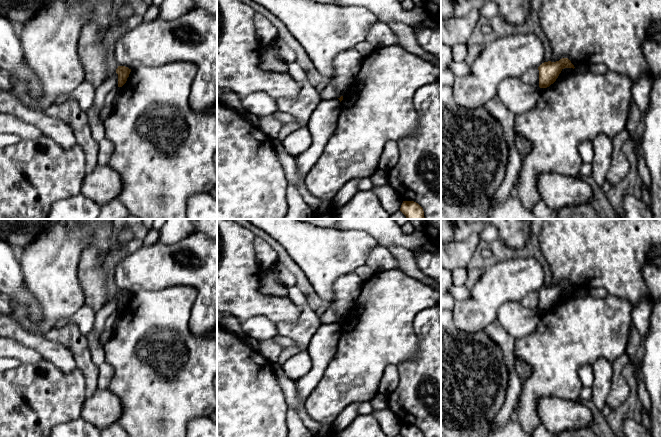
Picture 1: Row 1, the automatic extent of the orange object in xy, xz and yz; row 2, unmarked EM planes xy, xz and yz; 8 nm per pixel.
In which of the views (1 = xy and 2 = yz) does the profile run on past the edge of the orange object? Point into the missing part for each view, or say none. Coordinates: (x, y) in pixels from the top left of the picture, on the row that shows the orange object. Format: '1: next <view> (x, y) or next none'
1: next none
2: next none

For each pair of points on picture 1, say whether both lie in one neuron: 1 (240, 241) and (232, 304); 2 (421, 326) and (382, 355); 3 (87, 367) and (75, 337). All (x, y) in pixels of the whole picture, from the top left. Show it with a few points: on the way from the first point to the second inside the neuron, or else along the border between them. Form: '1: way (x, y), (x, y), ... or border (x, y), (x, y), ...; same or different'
1: way (232, 257), (232, 288); same
2: border (423, 309), (413, 322), (417, 337), (414, 355); different
3: way (83, 360), (77, 344); same

